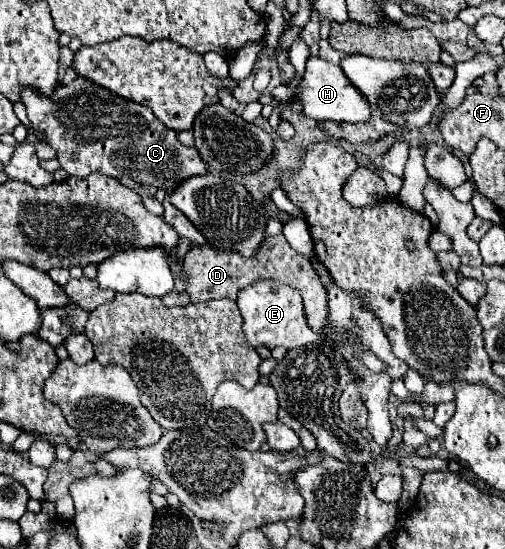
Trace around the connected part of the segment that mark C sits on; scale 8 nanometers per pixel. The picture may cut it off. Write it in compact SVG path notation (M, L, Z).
M76 77L70 85L56 87L52 97L26 89L22 91L22 103L26 105L34 129L46 133L48 145L58 151L62 169L72 177L88 177L98 171L108 177L128 175L138 183L148 183L156 189L164 187L170 193L190 175L208 173L198 151L194 147L184 147L176 139L176 131L160 123L148 107L104 91L104 87L88 79Z

